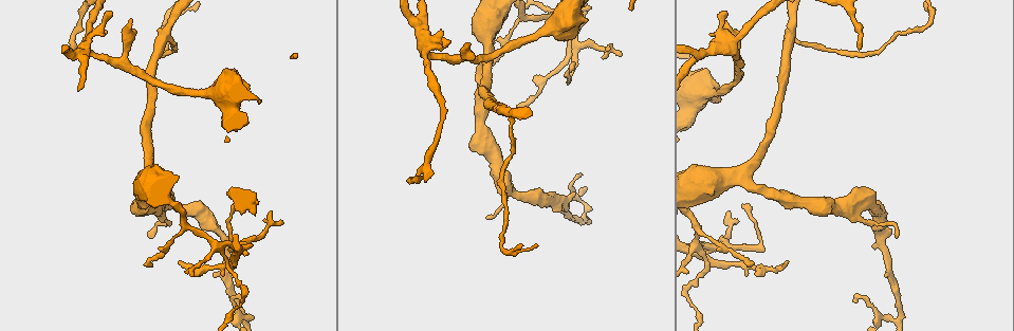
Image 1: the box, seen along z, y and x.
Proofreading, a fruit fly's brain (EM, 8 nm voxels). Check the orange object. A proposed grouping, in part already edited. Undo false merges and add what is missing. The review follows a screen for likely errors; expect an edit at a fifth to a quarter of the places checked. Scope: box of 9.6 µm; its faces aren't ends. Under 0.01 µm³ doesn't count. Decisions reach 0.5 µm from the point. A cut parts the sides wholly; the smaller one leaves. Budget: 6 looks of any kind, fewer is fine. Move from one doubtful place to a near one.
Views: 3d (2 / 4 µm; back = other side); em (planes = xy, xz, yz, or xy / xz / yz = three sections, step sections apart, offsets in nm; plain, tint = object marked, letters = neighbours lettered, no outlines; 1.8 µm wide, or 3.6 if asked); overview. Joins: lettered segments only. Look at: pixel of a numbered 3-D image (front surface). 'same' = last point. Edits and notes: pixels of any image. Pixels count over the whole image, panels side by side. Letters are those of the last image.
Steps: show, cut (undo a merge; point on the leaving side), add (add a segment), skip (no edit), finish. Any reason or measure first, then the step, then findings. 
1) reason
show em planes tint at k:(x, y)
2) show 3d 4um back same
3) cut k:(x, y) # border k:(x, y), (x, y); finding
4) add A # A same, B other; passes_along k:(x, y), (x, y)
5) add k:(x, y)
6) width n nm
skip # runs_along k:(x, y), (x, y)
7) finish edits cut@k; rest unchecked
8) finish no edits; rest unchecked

arms run side by side
show 3d 4um back at 1:(574, 40)

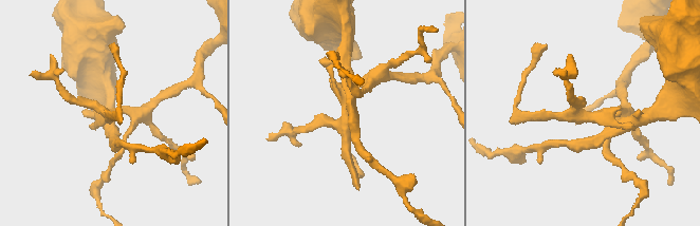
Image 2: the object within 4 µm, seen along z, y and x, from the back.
arms 4; shape alone is not enough
show em yz step 8 tint at 2:(346, 119)

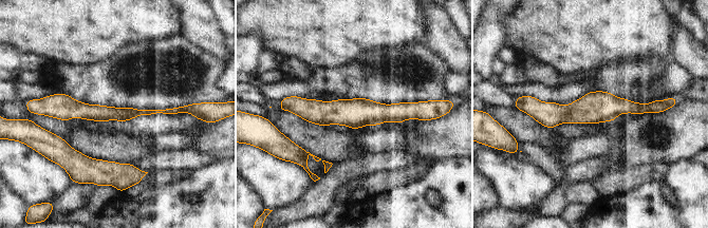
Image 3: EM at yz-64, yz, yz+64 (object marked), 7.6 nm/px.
another direction
show em planes letters same

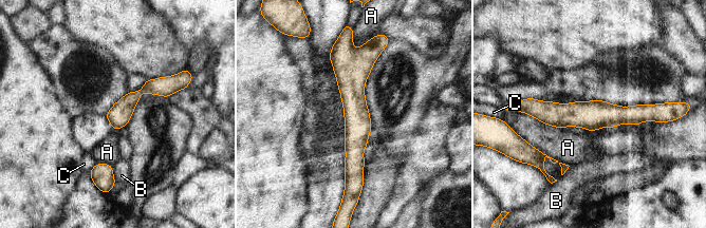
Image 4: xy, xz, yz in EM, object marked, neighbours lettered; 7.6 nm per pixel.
skip # A other, B other, C other; runs_along 4:(349, 50), (359, 176); one cell here

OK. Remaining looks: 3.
abrupt turn
show 3d 2um at 1:(732, 51)

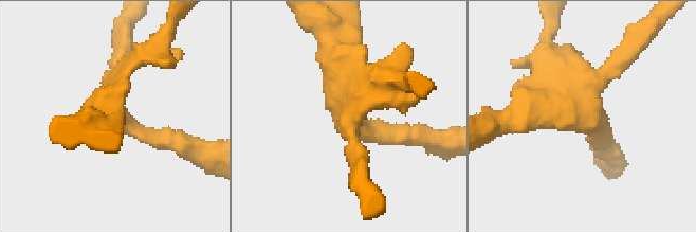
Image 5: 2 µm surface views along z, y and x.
show em planes plain at 5:(590, 117)

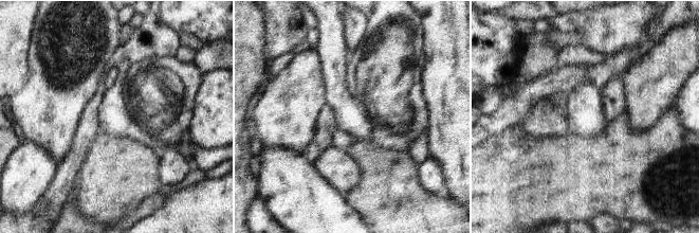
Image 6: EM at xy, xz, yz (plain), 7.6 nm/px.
show em planes letters same

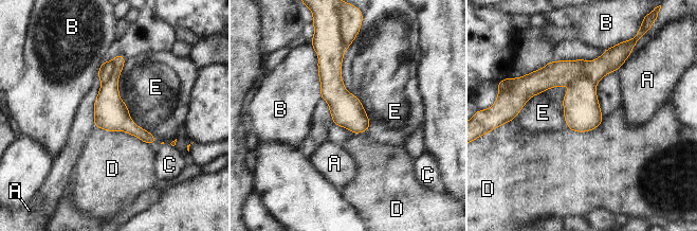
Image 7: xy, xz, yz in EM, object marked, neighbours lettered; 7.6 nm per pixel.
width 240 nm; longest_contact E 600 nm
skip # A other, B other, C other, D other, E other; one cell here

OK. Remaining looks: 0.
finish no edits; rest unchecked

